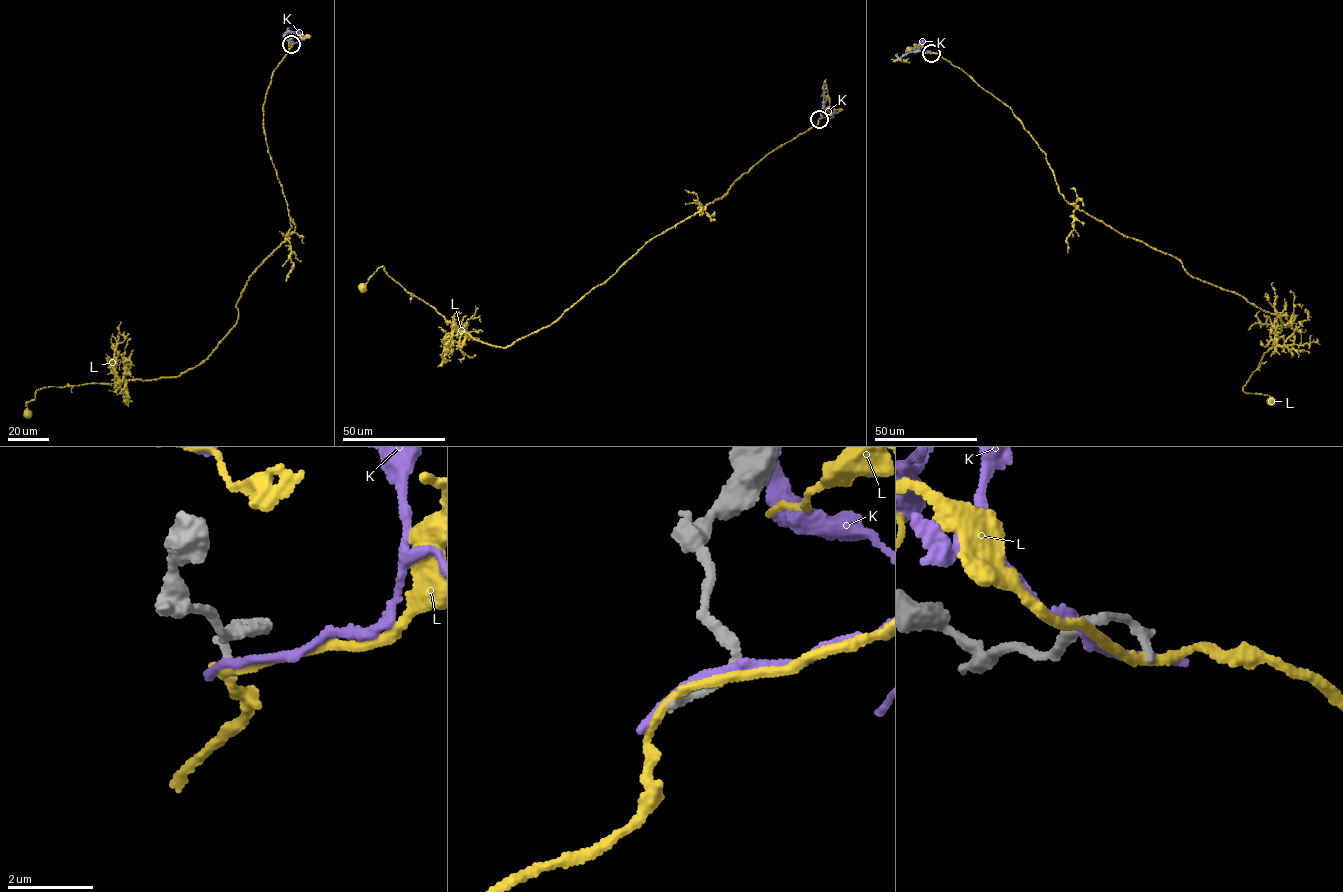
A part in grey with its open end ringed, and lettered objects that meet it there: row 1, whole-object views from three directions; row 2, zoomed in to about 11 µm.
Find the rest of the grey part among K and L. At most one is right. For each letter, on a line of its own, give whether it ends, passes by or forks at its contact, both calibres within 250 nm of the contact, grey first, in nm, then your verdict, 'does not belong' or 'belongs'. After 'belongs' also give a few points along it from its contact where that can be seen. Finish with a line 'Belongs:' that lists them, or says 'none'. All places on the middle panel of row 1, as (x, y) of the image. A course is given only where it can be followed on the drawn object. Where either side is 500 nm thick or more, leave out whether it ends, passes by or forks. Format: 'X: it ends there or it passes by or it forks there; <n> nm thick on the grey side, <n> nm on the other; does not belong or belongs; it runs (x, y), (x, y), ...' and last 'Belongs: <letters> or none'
K: it ends there; 200 nm thick on the grey side, 200 nm on the other; does not belong
L: it passes by; 200 nm thick on the grey side, 200 nm on the other; does not belong
Belongs: none

